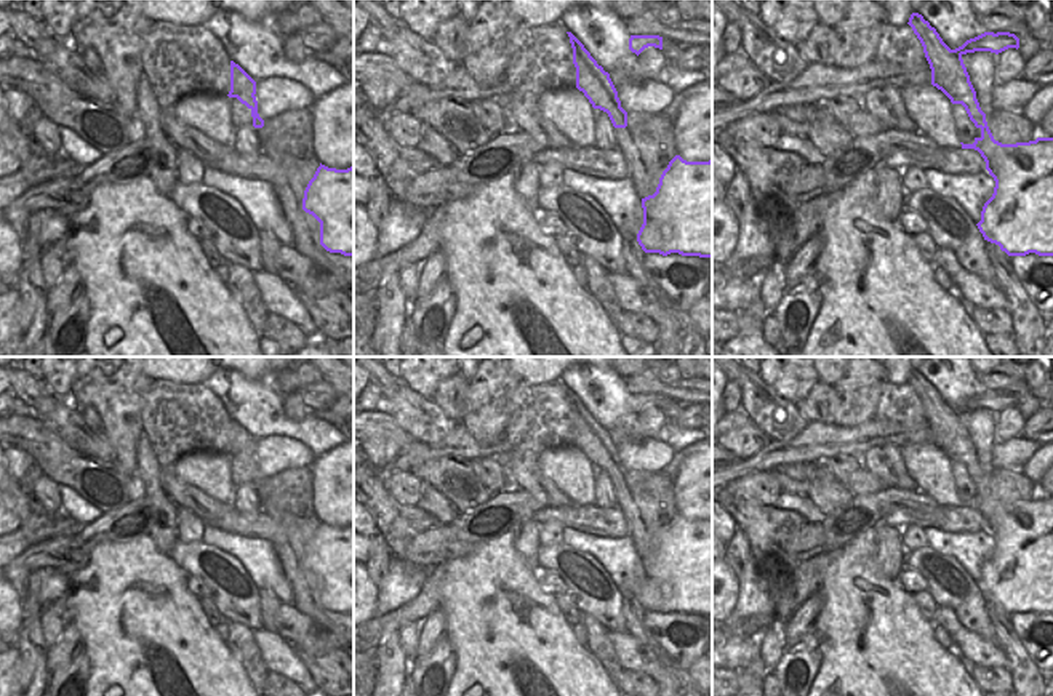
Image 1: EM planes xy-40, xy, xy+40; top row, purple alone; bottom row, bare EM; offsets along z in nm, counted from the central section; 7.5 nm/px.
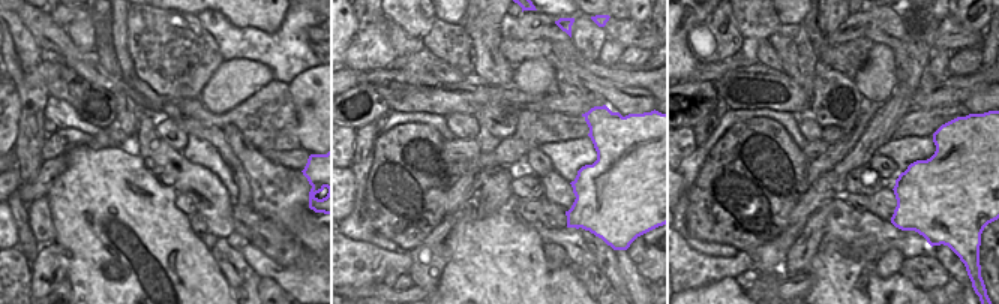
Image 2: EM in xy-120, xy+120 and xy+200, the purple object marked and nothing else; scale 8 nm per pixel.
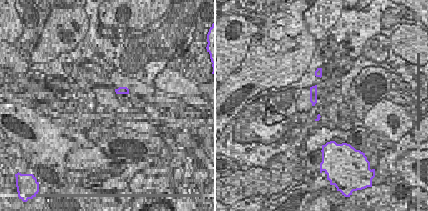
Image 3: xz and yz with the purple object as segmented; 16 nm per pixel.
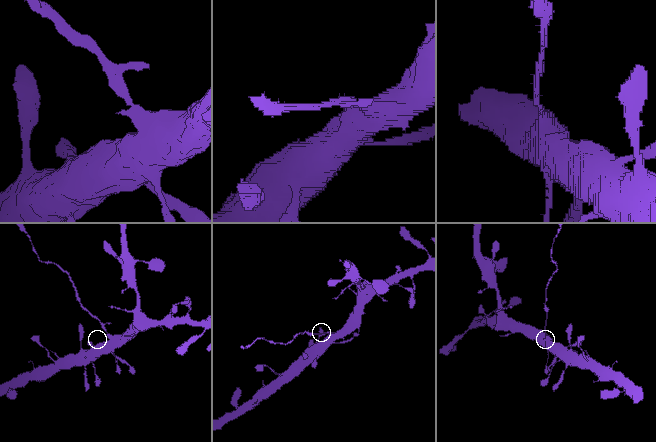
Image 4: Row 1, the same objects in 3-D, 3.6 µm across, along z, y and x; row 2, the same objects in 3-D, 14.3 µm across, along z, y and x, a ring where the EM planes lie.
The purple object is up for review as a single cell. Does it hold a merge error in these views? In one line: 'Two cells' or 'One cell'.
Two cells

